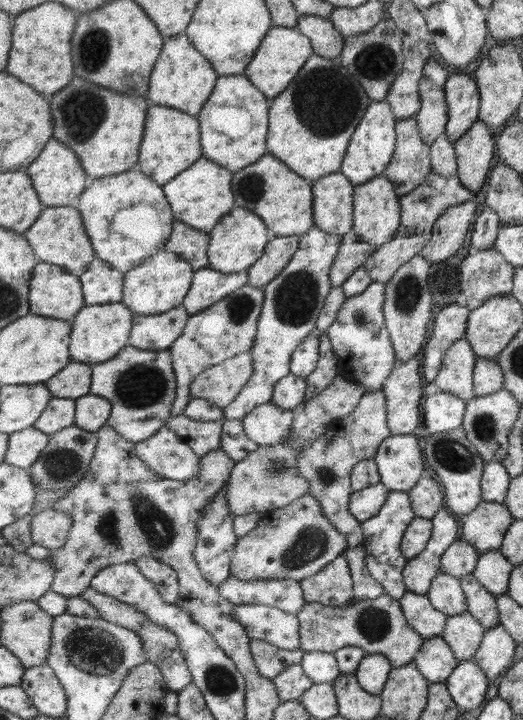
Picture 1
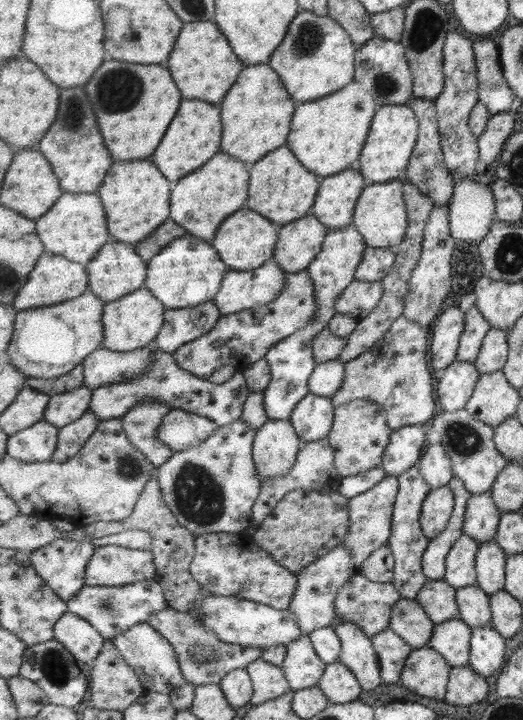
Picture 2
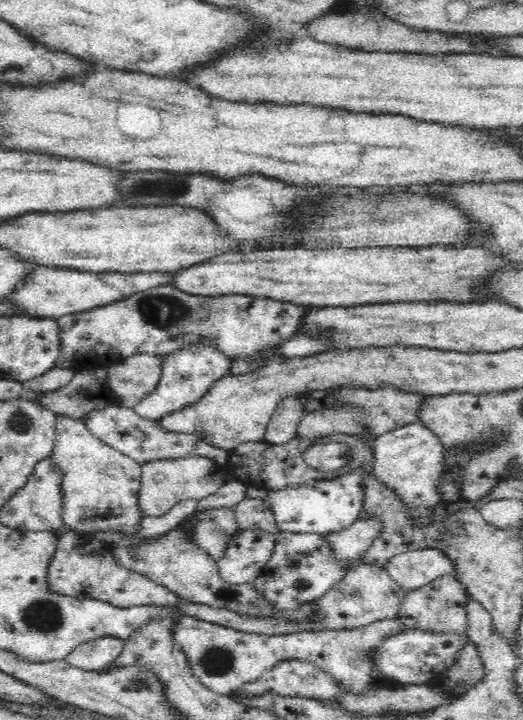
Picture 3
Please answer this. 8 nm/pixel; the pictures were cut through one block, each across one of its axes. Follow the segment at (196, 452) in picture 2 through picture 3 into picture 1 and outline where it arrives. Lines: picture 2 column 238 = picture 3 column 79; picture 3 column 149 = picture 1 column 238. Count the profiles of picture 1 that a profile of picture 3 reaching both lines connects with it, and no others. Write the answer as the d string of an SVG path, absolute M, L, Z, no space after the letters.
M230 479L224 488L221 488L216 494L216 499L206 507L206 510L202 511L202 520L199 522L198 530L198 546L194 553L202 575L215 585L227 581L231 576L232 557L235 555L236 546L239 543L235 530L237 517L228 504L229 482Z

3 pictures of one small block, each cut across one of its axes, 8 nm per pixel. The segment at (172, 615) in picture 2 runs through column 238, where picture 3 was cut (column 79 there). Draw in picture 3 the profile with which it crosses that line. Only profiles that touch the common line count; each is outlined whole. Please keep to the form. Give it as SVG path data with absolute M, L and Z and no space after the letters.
M101 636L78 645L66 658L68 664L86 671L106 671L124 650L122 638Z

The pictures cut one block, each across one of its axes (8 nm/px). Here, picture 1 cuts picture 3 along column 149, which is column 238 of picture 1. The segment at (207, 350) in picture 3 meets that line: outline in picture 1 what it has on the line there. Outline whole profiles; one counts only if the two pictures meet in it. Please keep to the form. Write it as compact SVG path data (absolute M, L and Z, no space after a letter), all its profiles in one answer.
M318 226L303 234L294 259L286 270L265 289L266 302L258 322L258 334L253 346L253 376L243 386L233 404L226 406L225 419L243 419L257 406L273 401L275 386L291 374L291 356L309 334L318 329L318 318L332 289L330 274L341 249L342 236L329 234Z

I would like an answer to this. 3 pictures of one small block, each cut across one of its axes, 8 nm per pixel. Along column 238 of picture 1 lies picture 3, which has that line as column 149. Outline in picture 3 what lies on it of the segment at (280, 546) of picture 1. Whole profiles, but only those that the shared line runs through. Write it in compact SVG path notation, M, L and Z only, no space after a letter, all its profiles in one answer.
M181 525L164 536L151 538L150 543L145 543L134 553L130 553L126 549L112 549L112 554L125 567L130 567L130 569L150 577L154 582L162 583L179 597L225 609L240 615L240 617L256 617L282 621L285 624L300 624L305 621L316 623L321 616L321 606L317 599L300 604L298 608L281 612L275 608L272 601L266 599L262 589L256 589L256 585L252 585L252 583L232 584L224 581L220 575L217 561L194 545L184 530L181 530Z

